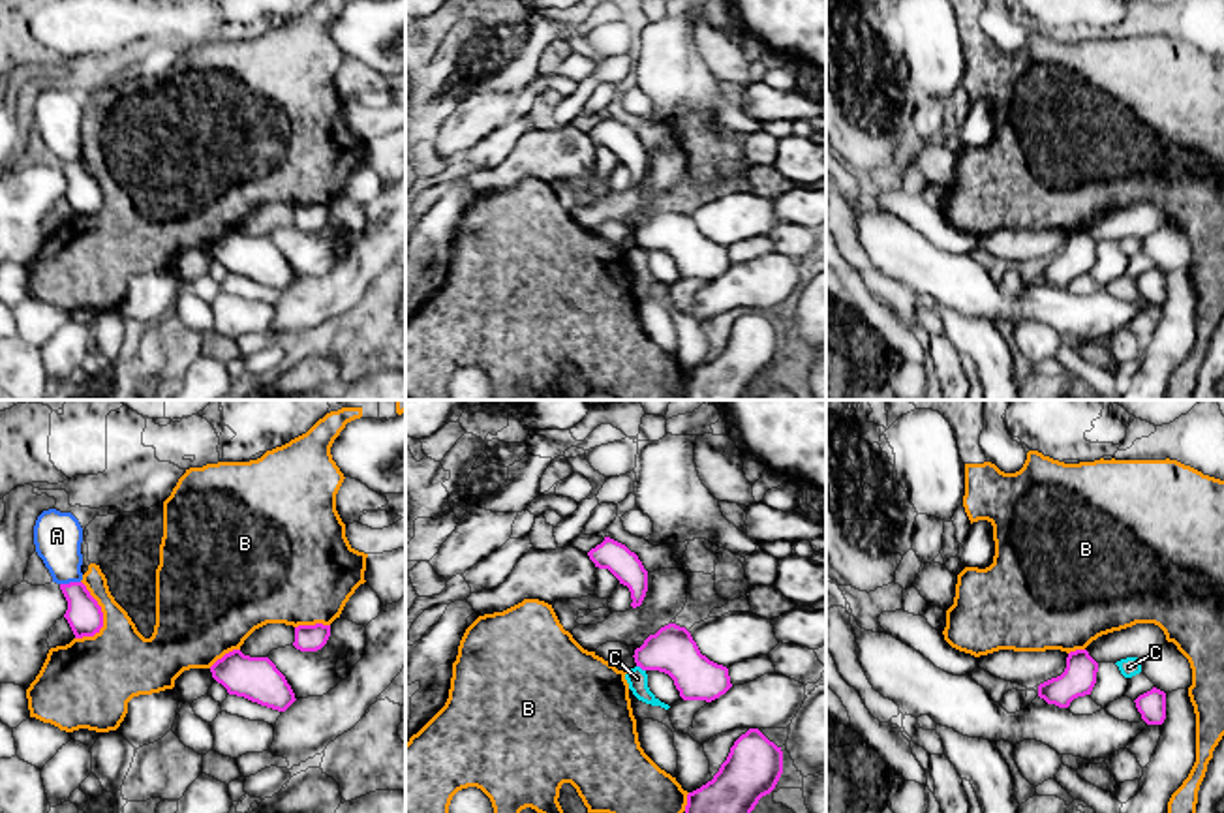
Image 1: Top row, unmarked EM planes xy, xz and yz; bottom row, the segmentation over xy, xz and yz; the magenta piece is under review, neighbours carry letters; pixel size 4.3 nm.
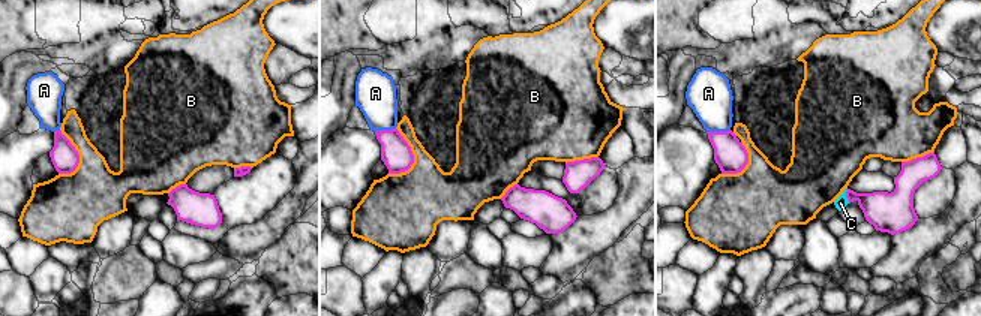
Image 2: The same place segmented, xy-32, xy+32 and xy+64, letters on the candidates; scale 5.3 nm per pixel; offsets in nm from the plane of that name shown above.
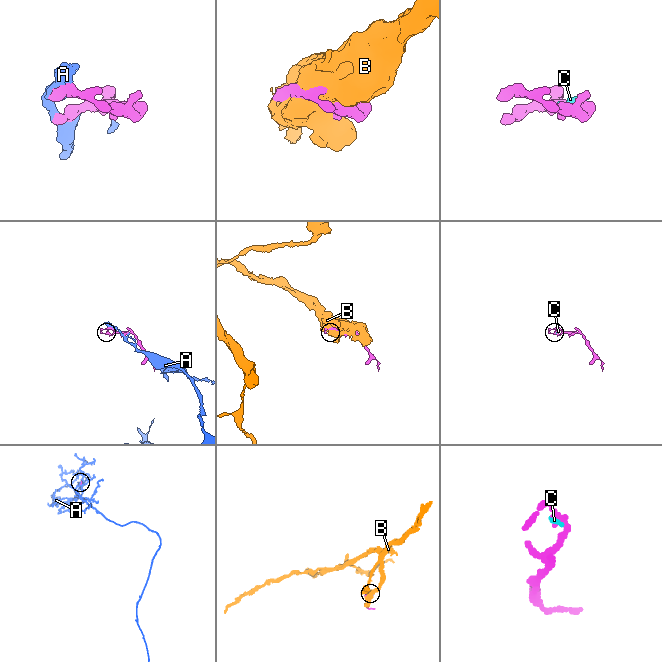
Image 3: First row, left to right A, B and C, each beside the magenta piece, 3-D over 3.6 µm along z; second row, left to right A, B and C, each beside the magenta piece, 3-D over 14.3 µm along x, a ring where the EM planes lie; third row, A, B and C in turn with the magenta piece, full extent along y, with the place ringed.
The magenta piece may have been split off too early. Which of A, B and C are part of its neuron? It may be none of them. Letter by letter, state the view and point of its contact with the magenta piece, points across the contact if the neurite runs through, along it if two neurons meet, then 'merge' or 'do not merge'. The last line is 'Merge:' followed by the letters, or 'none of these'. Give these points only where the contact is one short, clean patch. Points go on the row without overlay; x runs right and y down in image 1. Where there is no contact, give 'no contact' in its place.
A: contact xy (70, 162); do not merge
B: contact xy (102, 196); do not merge
C: contact xz (641, 246); border xz (637, 245), (644, 250); do not merge
Merge: none of these

